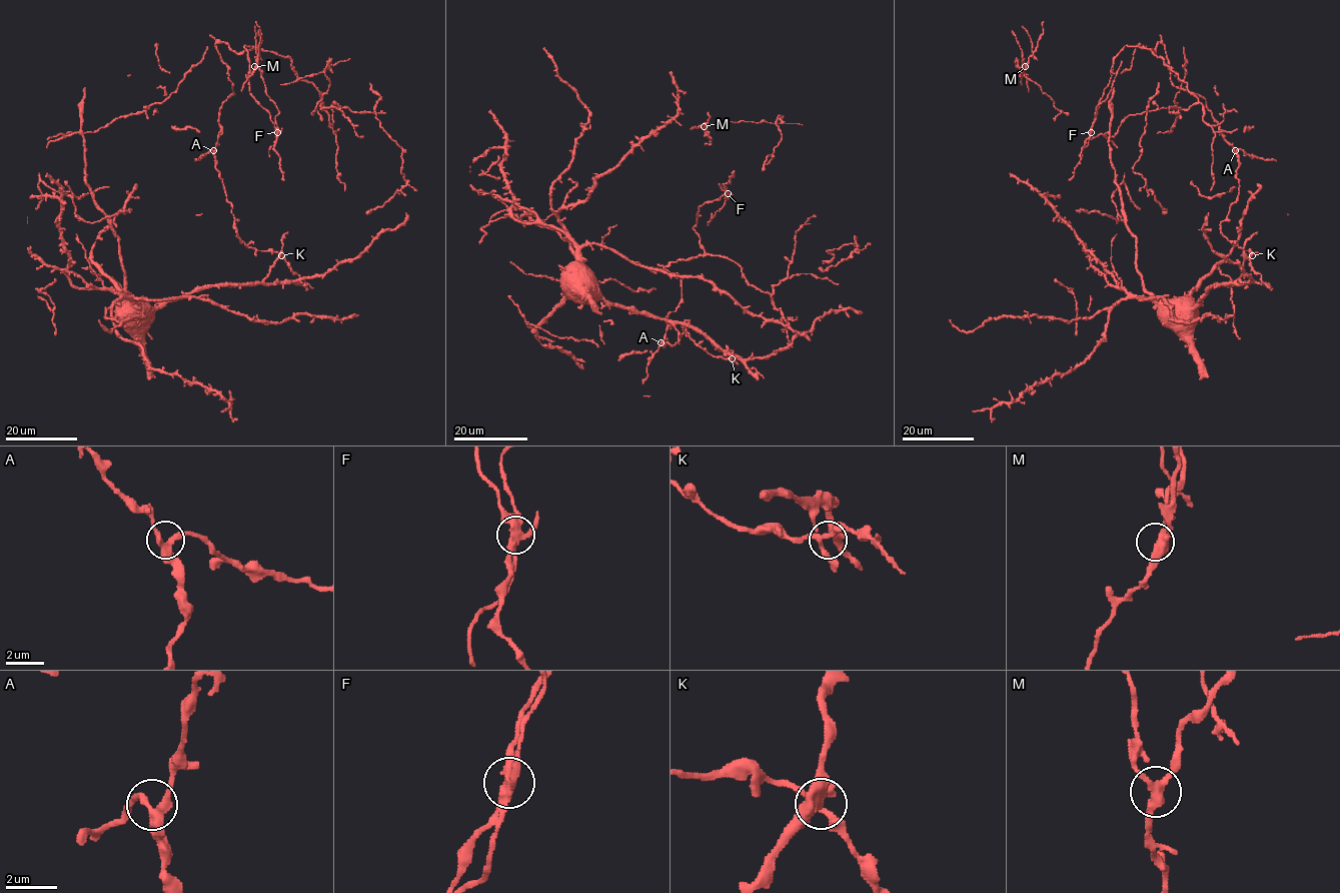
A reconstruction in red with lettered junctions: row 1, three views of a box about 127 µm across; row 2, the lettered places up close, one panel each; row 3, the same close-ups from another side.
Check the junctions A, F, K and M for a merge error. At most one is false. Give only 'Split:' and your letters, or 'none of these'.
Split: F

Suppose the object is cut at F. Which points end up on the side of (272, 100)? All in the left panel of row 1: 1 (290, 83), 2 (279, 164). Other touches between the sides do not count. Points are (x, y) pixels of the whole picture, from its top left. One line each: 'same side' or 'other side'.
1: other side
2: other side

